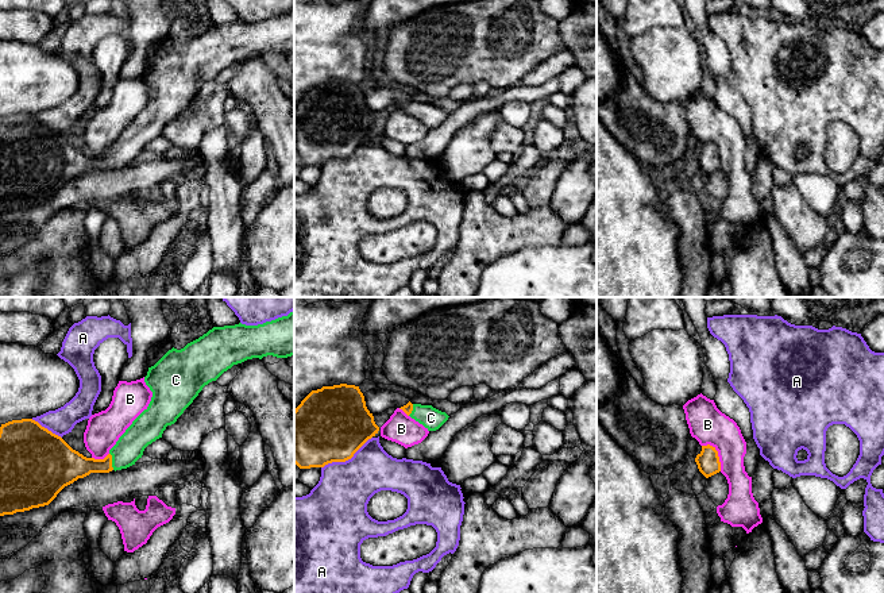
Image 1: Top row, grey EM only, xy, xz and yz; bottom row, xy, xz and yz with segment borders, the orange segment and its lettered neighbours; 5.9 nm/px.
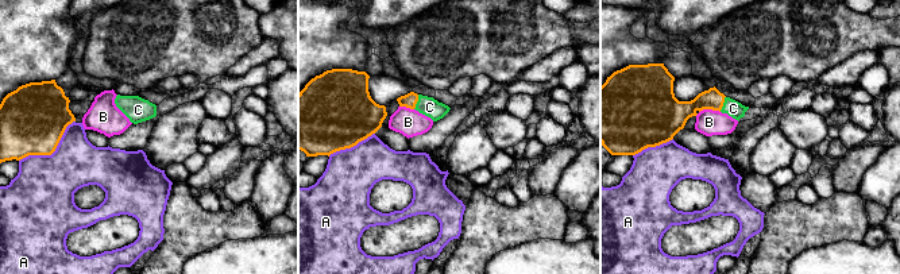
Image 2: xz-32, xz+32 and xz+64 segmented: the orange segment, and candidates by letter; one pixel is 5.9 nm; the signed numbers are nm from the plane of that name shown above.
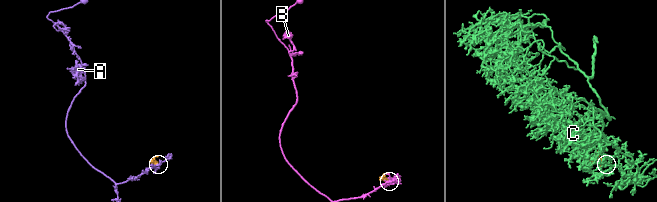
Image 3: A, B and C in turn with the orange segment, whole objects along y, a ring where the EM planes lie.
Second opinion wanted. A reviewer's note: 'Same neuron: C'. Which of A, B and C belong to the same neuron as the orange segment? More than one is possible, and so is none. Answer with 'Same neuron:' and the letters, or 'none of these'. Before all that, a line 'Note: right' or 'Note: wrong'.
Note: right
Same neuron: C

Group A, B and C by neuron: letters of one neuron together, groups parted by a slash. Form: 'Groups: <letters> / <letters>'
Groups: A / B / C

